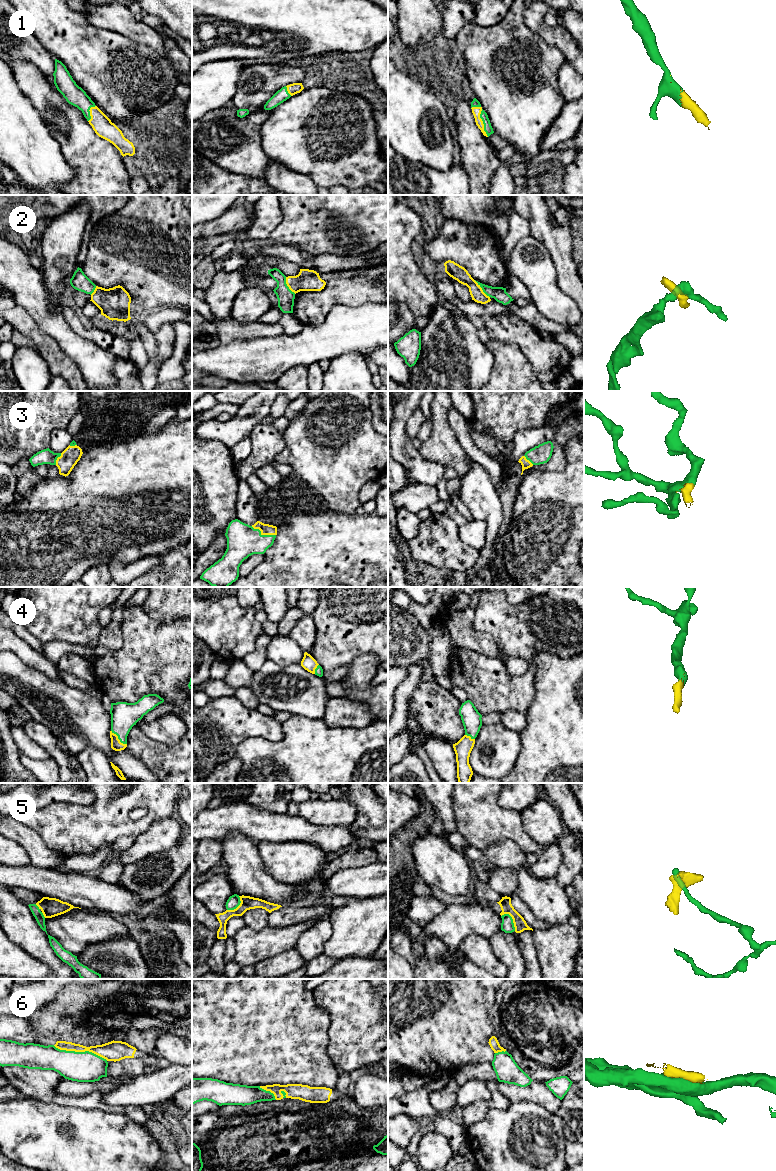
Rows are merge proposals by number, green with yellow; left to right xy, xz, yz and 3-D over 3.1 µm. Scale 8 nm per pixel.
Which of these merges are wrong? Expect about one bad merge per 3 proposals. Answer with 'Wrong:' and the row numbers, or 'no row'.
Wrong: 2, 5, 6

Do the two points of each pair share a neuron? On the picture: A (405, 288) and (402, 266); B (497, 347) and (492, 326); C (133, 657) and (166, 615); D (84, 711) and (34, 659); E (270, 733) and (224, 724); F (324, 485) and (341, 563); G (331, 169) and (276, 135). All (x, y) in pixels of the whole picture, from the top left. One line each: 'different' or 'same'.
A: same
B: different
C: different
D: different
E: same
F: different
G: same

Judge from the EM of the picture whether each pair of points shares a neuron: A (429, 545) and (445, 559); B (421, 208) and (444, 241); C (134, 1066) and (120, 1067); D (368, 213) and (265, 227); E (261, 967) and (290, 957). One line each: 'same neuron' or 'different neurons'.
A: same neuron
B: different neurons
C: same neuron
D: different neurons
E: same neuron

